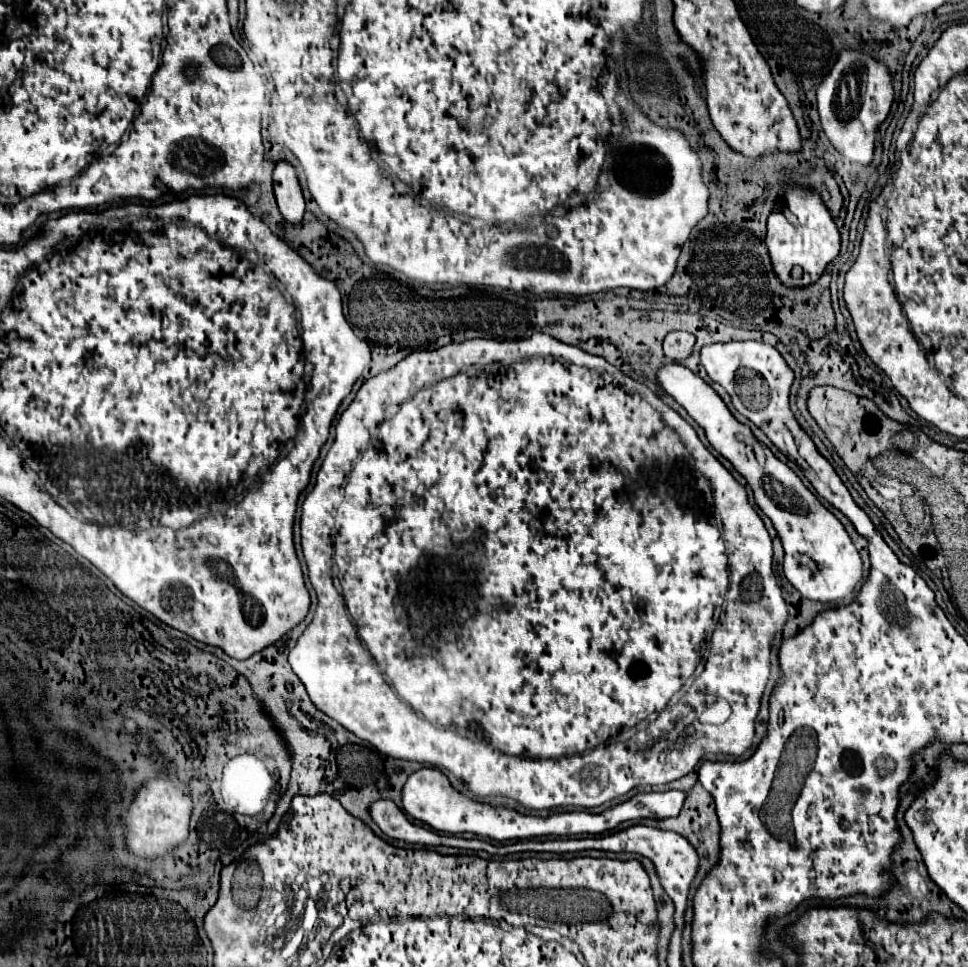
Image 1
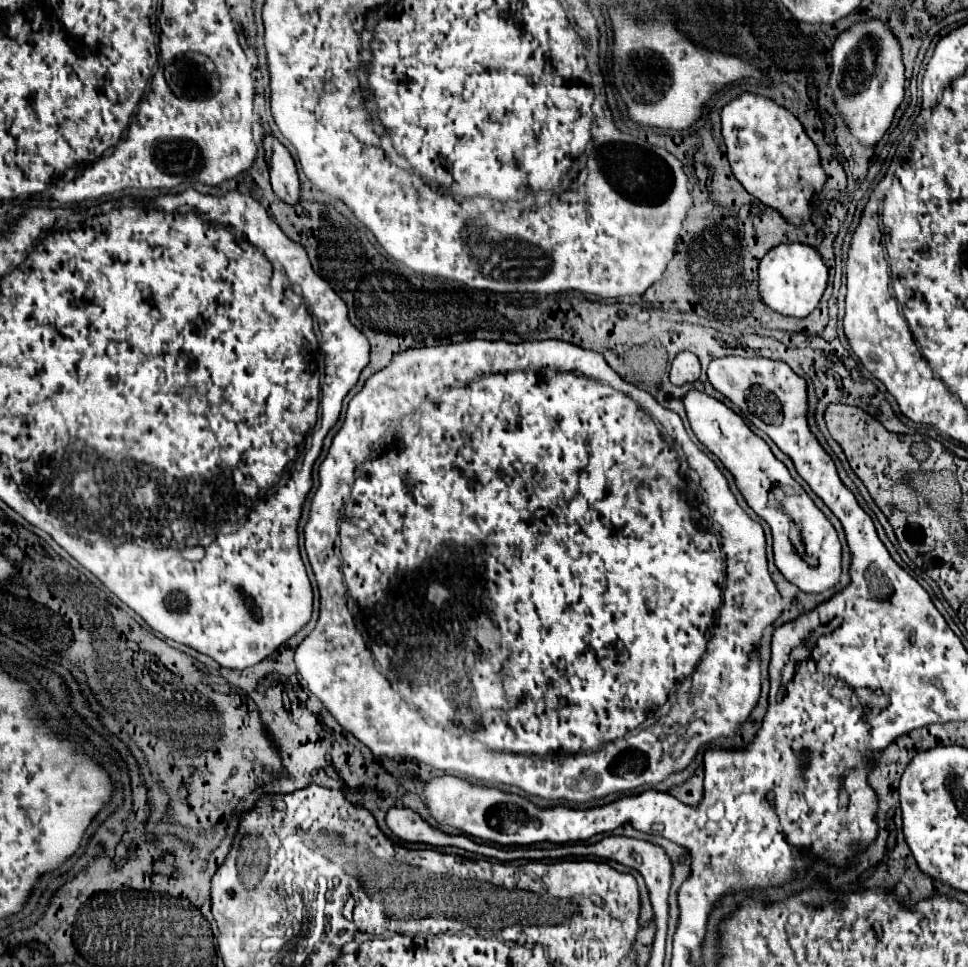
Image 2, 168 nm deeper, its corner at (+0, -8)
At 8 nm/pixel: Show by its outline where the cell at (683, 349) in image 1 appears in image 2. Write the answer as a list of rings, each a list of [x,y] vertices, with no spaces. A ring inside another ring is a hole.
[[[684,351],[678,353],[676,359],[672,361],[672,369],[670,369],[670,381],[674,385],[686,385],[686,383],[694,383],[700,377],[700,361],[696,355]]]

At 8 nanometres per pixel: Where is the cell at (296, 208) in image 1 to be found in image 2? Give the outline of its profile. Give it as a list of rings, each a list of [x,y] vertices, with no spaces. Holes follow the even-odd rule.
[[[270,133],[264,135],[262,143],[264,143],[264,157],[270,169],[270,181],[272,181],[274,193],[282,201],[294,205],[298,201],[300,183],[298,183],[296,165],[290,151]]]

